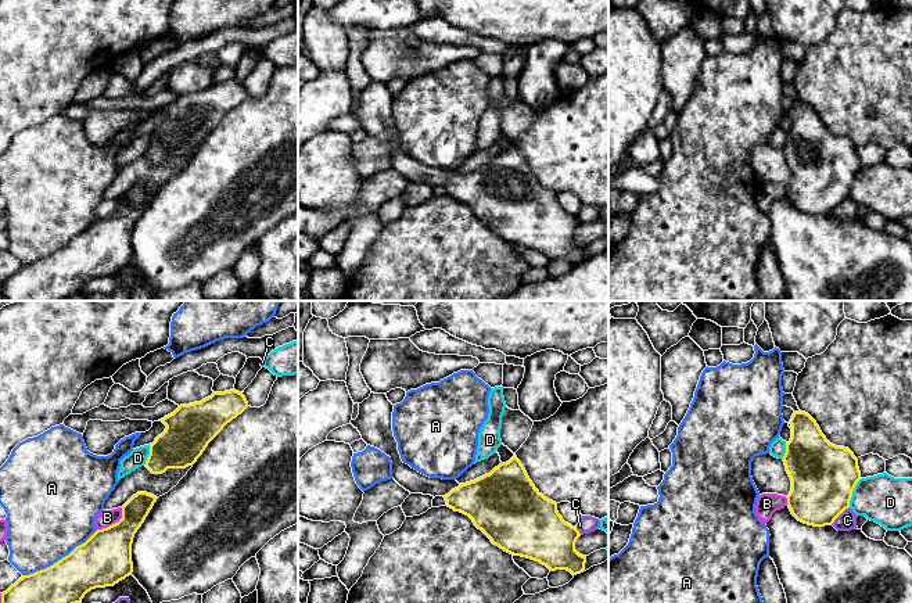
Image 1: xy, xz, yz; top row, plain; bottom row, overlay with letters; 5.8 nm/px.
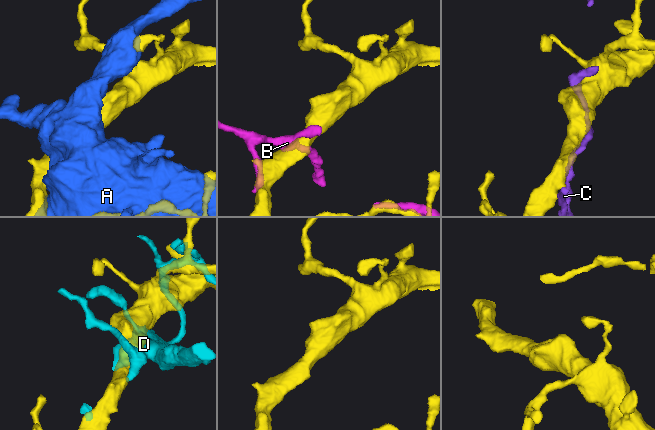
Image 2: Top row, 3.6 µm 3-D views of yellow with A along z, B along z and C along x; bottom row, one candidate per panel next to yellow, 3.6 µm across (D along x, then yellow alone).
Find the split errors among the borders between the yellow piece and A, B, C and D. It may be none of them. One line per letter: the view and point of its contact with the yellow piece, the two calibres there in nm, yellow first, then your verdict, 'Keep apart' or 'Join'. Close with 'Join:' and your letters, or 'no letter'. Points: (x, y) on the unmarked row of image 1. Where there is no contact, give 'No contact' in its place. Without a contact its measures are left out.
A: Touches yellow at xy (61, 248). Thickness 300 nm (yellow) against 460 nm. Keep apart
B: Touches yellow at xy (115, 212). Thickness 300 nm (yellow) against 100 nm. Keep apart
C: Touches yellow at yz (839, 204). Thickness 380 nm (yellow) against 110 nm. Keep apart
D: Touches yellow at yz (851, 182). Thickness 380 nm (yellow) against 280 nm. Keep apart
Join: no letter

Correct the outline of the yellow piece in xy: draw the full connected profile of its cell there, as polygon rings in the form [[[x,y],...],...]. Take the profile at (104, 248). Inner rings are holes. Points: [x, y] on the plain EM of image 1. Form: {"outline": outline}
{"outline": [[[137,182],[122,195],[122,208],[97,219],[53,255],[22,265],[1,283],[3,301],[64,301],[96,277],[114,276],[133,262],[132,233],[157,186]]]}

